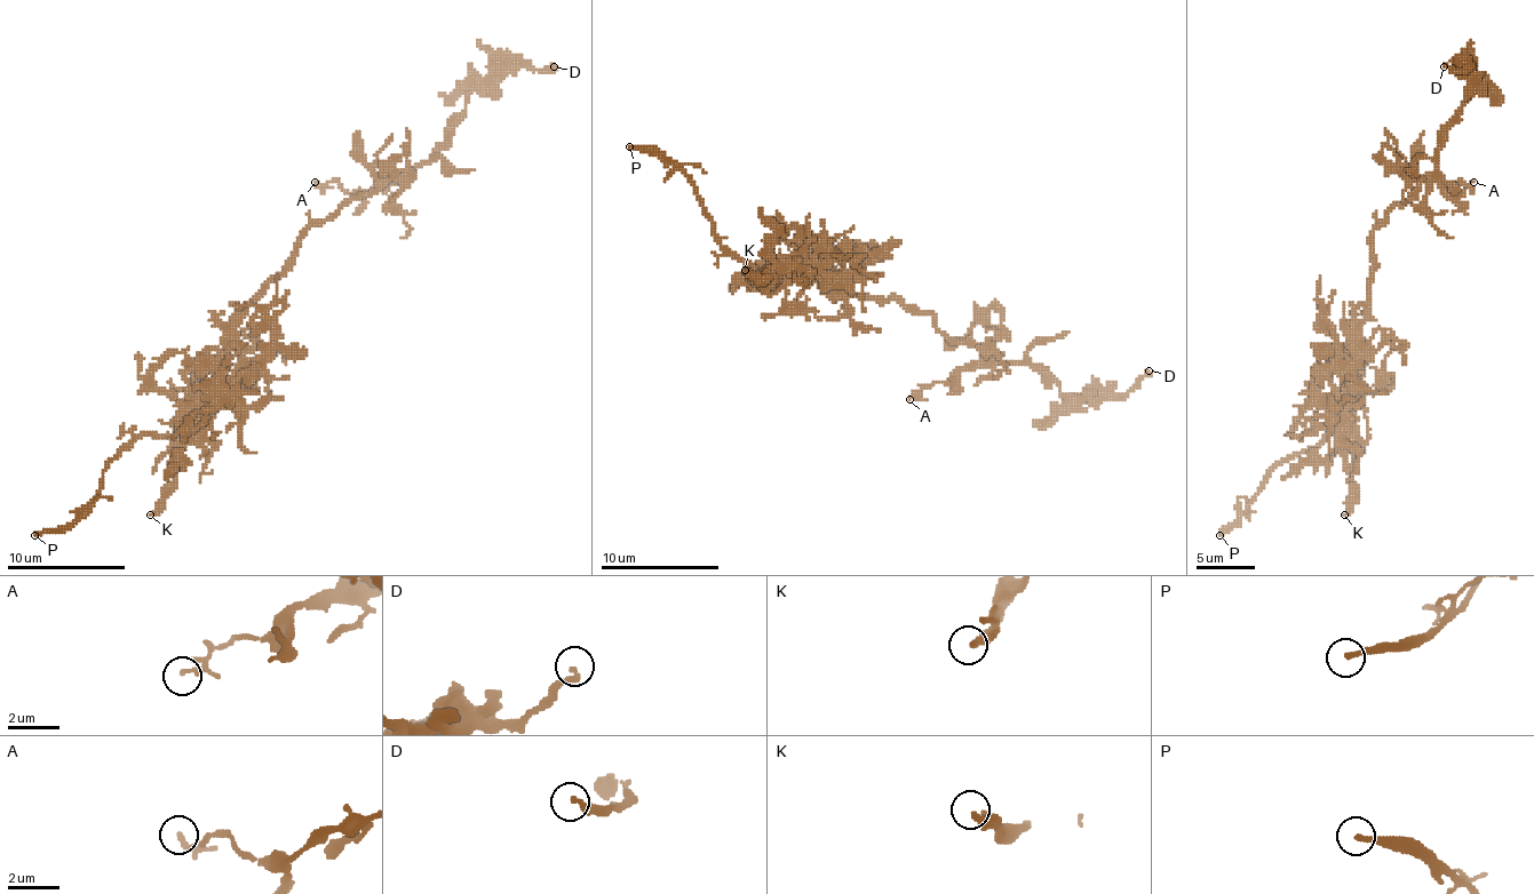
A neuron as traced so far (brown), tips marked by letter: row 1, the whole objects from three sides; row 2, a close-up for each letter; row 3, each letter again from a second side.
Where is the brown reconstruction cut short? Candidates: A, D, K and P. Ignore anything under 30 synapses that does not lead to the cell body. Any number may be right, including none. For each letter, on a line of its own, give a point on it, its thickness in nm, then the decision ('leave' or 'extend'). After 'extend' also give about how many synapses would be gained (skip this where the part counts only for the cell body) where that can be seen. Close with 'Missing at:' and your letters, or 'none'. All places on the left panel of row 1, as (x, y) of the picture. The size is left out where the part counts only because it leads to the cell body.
A: place (315, 182); calibre 120 nm; leave
D: place (554, 66); calibre 220 nm; leave
K: place (150, 515); calibre 320 nm; leave
P: place (34, 535); calibre 240 nm; extend
Missing at: P

